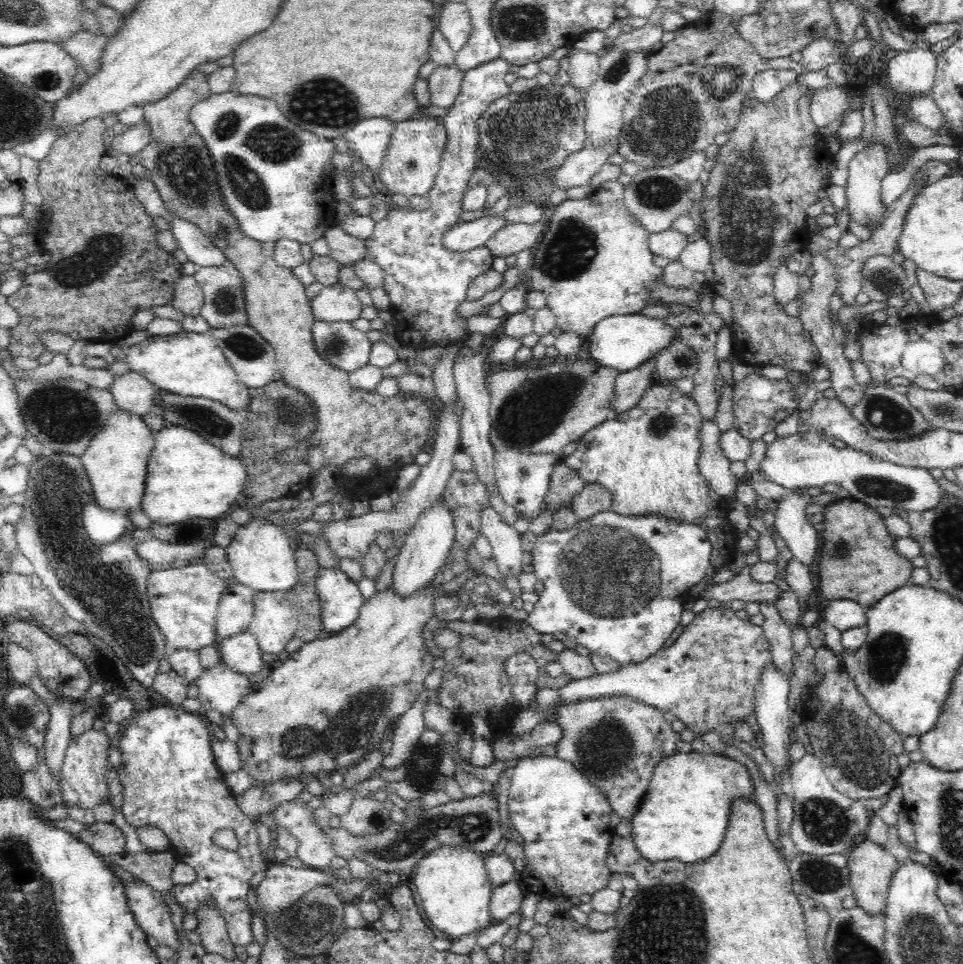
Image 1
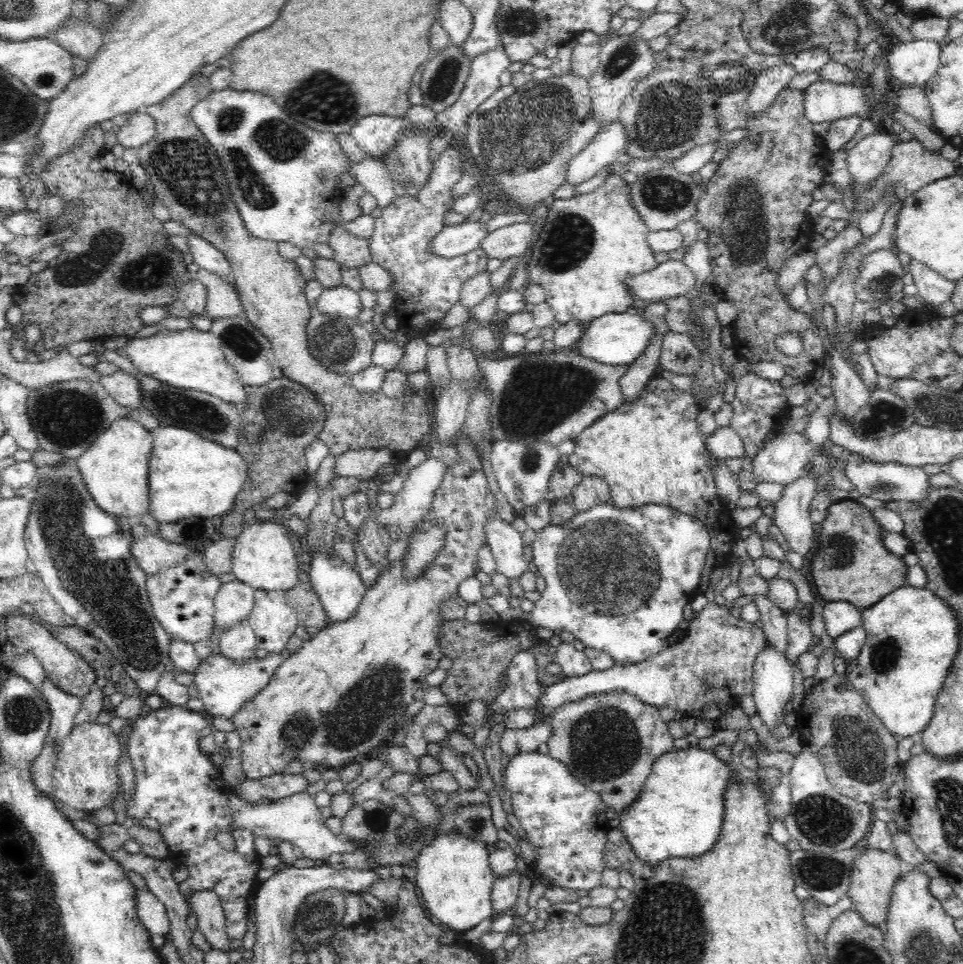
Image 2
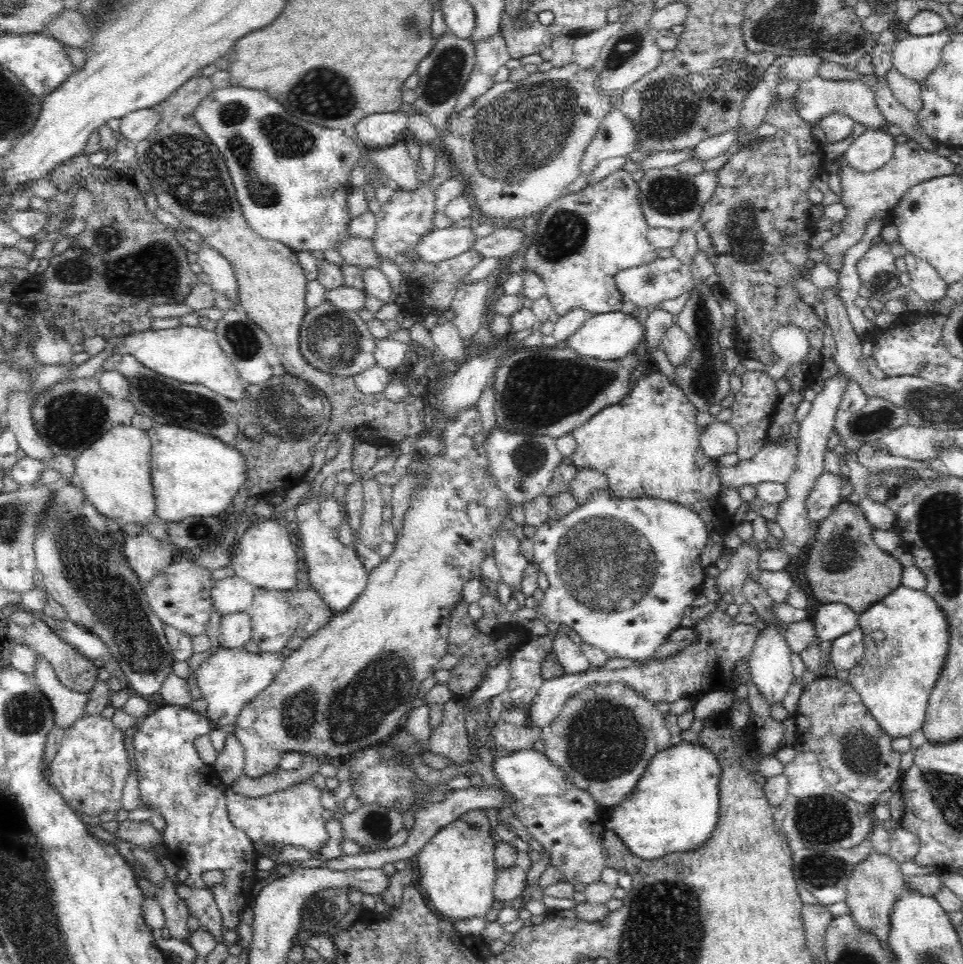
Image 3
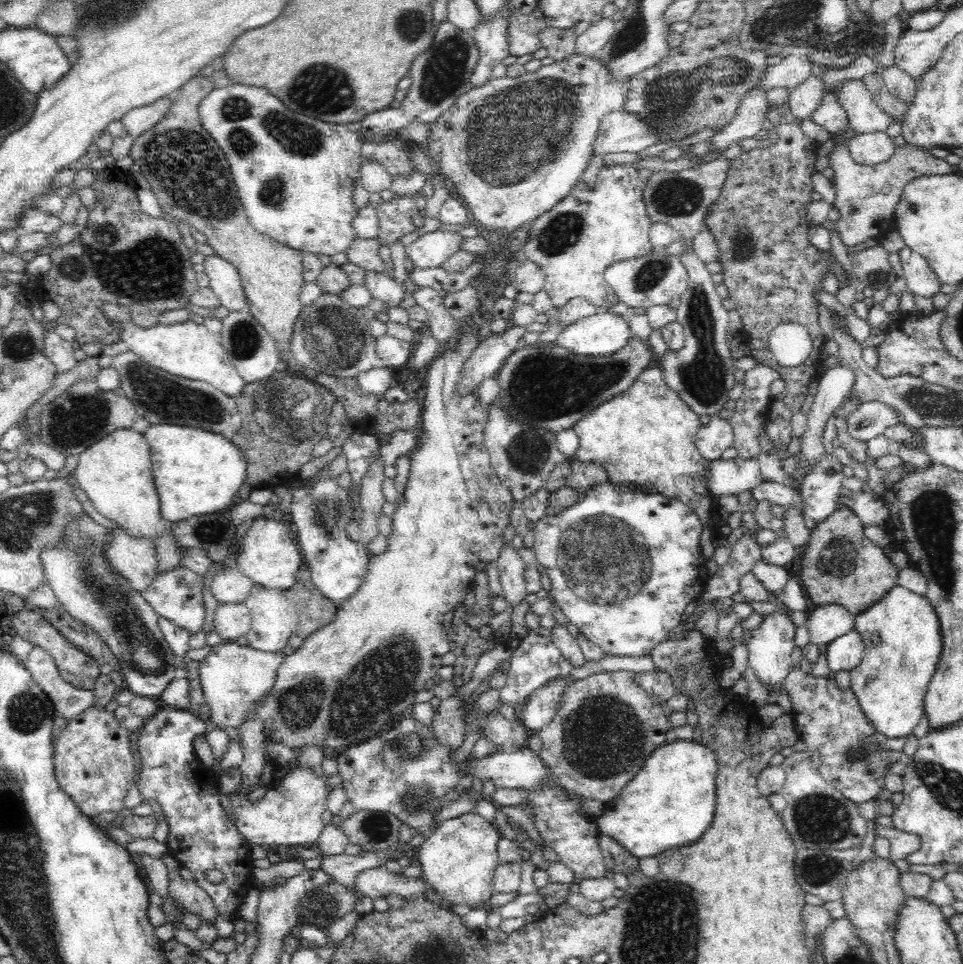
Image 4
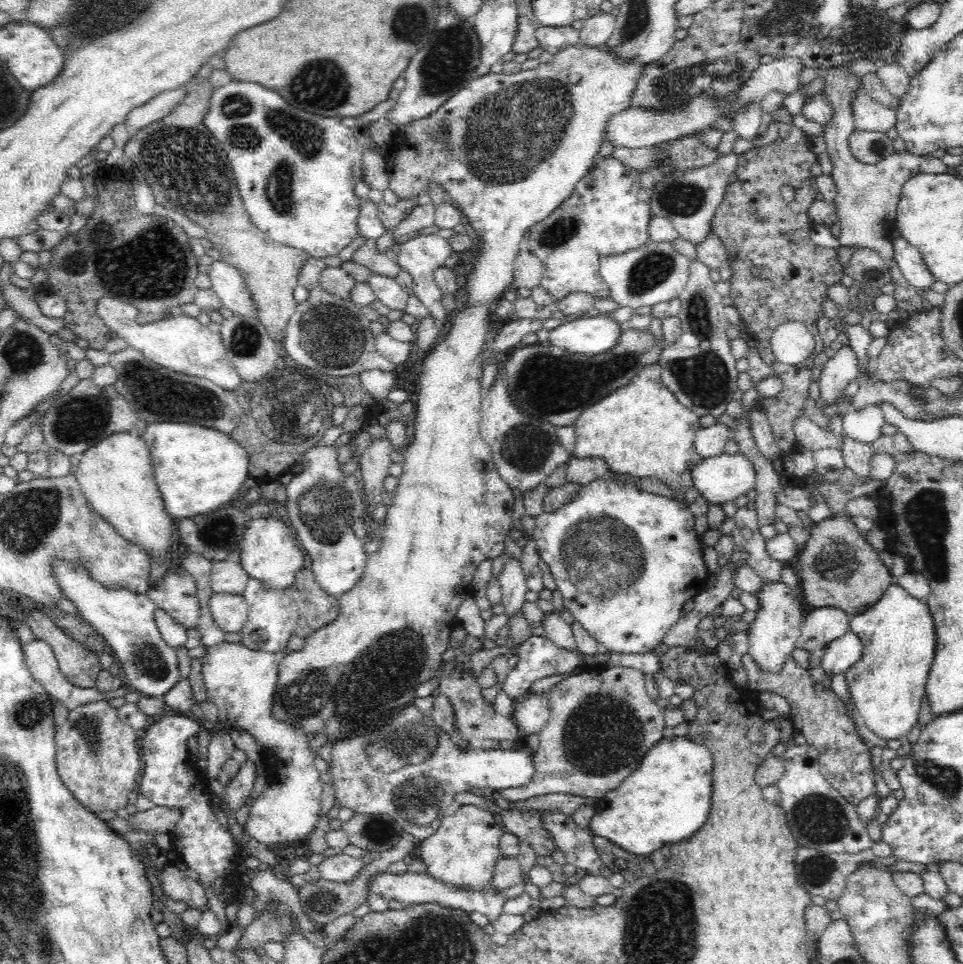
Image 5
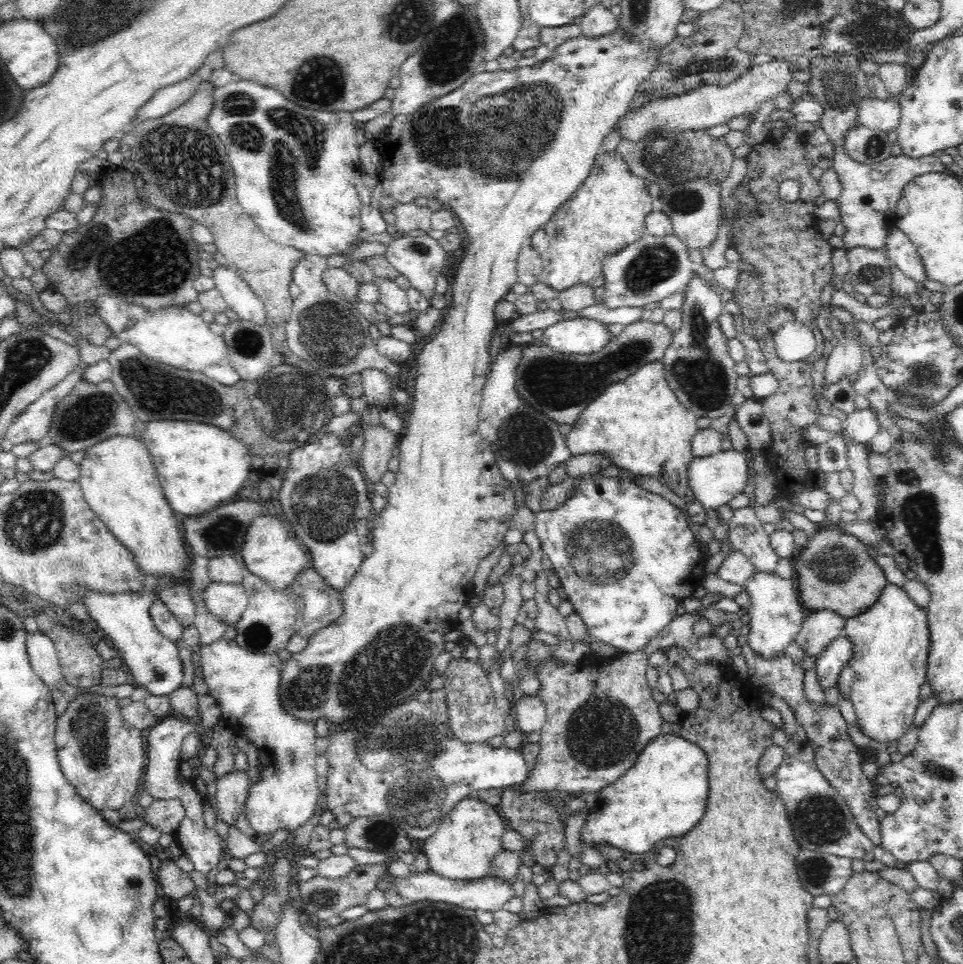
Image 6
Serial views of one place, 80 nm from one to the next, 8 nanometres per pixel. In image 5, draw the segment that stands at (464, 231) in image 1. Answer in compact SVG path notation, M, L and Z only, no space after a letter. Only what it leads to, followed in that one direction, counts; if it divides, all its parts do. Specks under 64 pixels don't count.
M430 234L427 236L419 235L416 238L399 244L396 249L396 258L394 260L401 270L408 272L408 274L412 276L414 282L413 294L426 306L430 316L435 318L435 326L440 335L445 332L450 312L448 312L441 303L443 293L440 288L436 286L436 283L433 282L432 275L436 268L445 266L444 262L446 262L446 258L452 254L452 251L447 238L440 237L438 234Z

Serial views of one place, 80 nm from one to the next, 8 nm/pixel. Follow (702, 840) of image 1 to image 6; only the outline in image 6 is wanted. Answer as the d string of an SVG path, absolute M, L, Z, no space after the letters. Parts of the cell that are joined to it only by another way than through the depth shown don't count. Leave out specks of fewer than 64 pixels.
M660 733L656 735L637 756L637 762L611 785L599 792L594 807L589 810L586 823L582 826L582 843L597 847L601 843L614 846L634 855L655 850L662 838L680 838L704 816L704 806L709 791L708 759L706 753L695 744L688 742L682 735Z

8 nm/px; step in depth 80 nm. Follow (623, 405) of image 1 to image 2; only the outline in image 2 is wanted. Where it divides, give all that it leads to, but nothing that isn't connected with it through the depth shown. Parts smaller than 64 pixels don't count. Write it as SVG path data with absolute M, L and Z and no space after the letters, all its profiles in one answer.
M665 316L653 317L650 319L653 331L649 345L632 366L629 366L626 374L620 378L620 390L623 402L633 401L643 390L645 384L654 377L656 368L659 367L661 346L664 335L670 331Z

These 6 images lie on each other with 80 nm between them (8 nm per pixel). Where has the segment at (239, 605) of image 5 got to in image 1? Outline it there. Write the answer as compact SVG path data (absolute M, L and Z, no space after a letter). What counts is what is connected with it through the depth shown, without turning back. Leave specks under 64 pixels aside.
M249 630L232 638L219 639L217 645L221 660L236 672L249 677L263 669L263 651Z

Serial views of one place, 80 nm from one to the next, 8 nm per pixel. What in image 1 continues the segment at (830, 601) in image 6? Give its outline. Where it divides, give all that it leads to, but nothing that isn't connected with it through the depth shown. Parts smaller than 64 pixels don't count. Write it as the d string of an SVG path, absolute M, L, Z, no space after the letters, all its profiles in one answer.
M838 498L826 505L824 510L824 531L820 532L822 548L820 548L820 562L816 566L818 573L819 593L829 601L851 599L860 605L870 606L879 602L885 595L909 585L914 566L910 559L898 554L894 548L894 537L888 532L884 516L866 503L854 498Z

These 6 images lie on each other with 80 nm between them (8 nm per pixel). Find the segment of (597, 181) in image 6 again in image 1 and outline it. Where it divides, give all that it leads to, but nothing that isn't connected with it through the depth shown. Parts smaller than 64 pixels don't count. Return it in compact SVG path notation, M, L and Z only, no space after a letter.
M618 179L603 182L600 187L596 188L591 195L580 200L566 199L562 203L555 206L554 214L550 218L548 223L548 230L541 238L540 242L536 244L537 251L534 255L534 262L531 267L528 268L527 274L528 279L526 286L528 289L539 290L545 294L547 298L548 308L554 313L556 317L557 326L562 331L572 331L582 337L582 340L587 340L592 334L592 329L595 328L596 324L603 318L609 317L610 315L625 315L625 314L638 314L642 308L646 305L646 300L660 299L661 302L674 302L688 305L692 307L694 311L699 310L699 299L696 291L693 288L672 288L671 286L655 286L656 282L660 280L663 268L658 267L654 264L654 254L649 247L648 237L651 235L648 230L645 230L638 220L628 211L627 206L624 204L623 194L625 192L625 186L618 181Z

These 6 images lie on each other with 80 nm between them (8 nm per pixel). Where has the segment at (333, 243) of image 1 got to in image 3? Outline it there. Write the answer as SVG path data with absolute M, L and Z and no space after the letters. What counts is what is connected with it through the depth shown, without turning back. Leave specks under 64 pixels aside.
M346 236L336 250L342 255L344 262L358 268L379 268L380 260L376 255L372 239Z

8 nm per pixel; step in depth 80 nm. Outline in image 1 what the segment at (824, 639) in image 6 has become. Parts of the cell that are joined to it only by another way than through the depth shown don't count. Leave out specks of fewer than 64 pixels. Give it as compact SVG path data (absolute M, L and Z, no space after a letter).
M851 599L832 600L824 608L821 618L828 621L840 633L867 625L866 616L869 606L860 605Z

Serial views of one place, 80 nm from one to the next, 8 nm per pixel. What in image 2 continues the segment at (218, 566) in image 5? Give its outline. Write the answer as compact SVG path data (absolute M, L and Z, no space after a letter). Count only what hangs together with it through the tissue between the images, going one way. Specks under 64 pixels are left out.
M237 579L220 586L214 605L215 624L222 633L250 616L255 604L255 593L256 589Z

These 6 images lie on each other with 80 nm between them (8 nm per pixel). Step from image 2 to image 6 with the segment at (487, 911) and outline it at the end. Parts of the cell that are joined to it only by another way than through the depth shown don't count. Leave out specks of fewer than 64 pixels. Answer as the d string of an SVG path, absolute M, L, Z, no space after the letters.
M480 797L463 798L443 816L436 833L423 842L429 872L452 880L478 880L490 875L491 862L502 849L501 839L506 829L498 807Z

